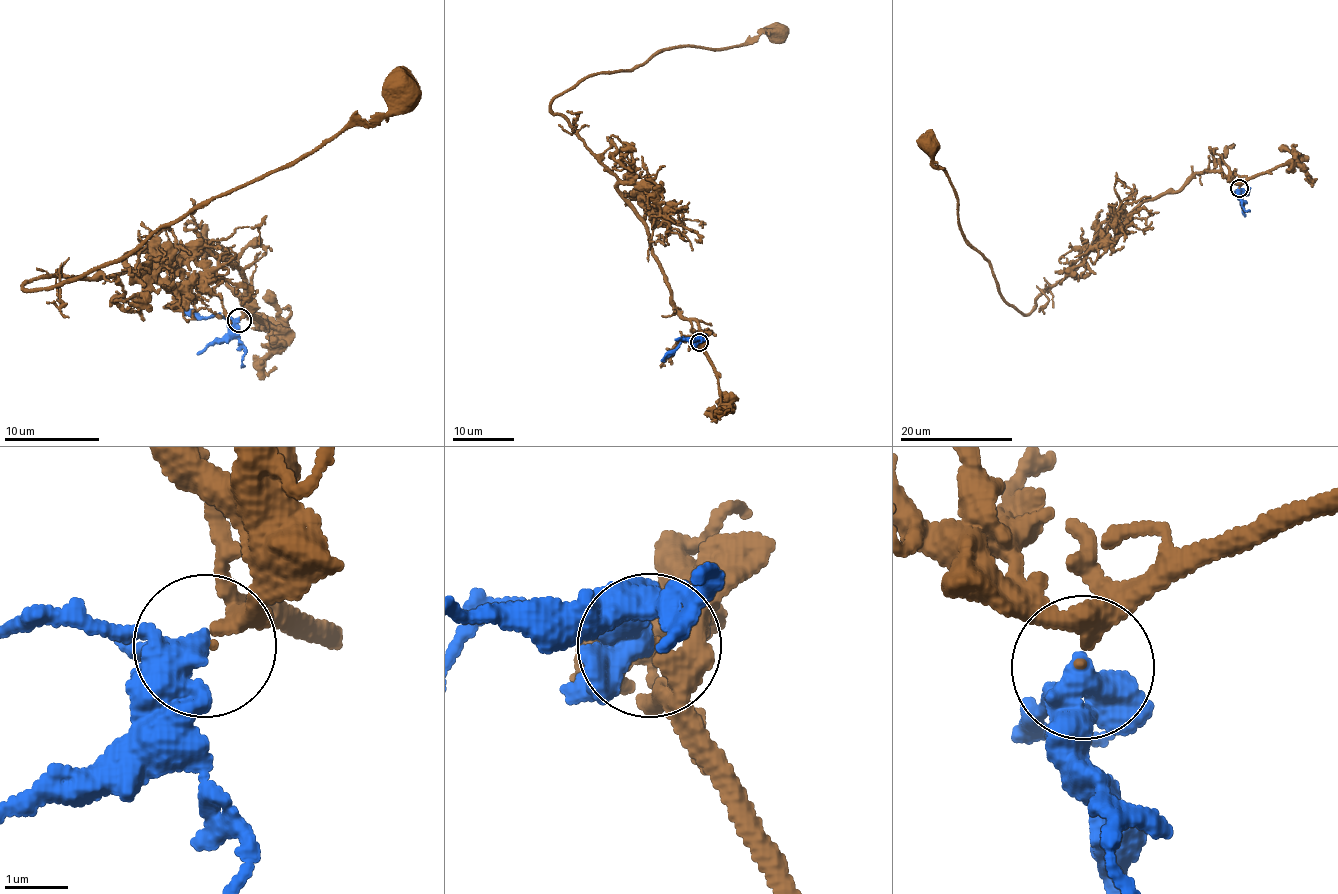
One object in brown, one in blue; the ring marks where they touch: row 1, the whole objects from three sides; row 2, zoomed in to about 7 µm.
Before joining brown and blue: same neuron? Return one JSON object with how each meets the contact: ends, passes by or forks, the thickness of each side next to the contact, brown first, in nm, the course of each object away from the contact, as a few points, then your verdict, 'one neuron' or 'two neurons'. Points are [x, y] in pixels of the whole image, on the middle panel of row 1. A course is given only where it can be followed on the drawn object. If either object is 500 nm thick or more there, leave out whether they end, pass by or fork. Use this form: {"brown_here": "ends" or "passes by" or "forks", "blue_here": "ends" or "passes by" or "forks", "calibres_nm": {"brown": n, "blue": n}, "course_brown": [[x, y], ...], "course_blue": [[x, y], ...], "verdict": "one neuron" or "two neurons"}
{"brown_here": "passes by", "blue_here": "forks", "calibres_nm": {"brown": 200, "blue": 360}, "course_brown": [[700, 341], [702, 330], [676, 309], [618, 181], [551, 102], [588, 77], [637, 68], [666, 50], [775, 37]], "course_blue": [[699, 341], [685, 338], [661, 360]], "verdict": "one neuron"}

